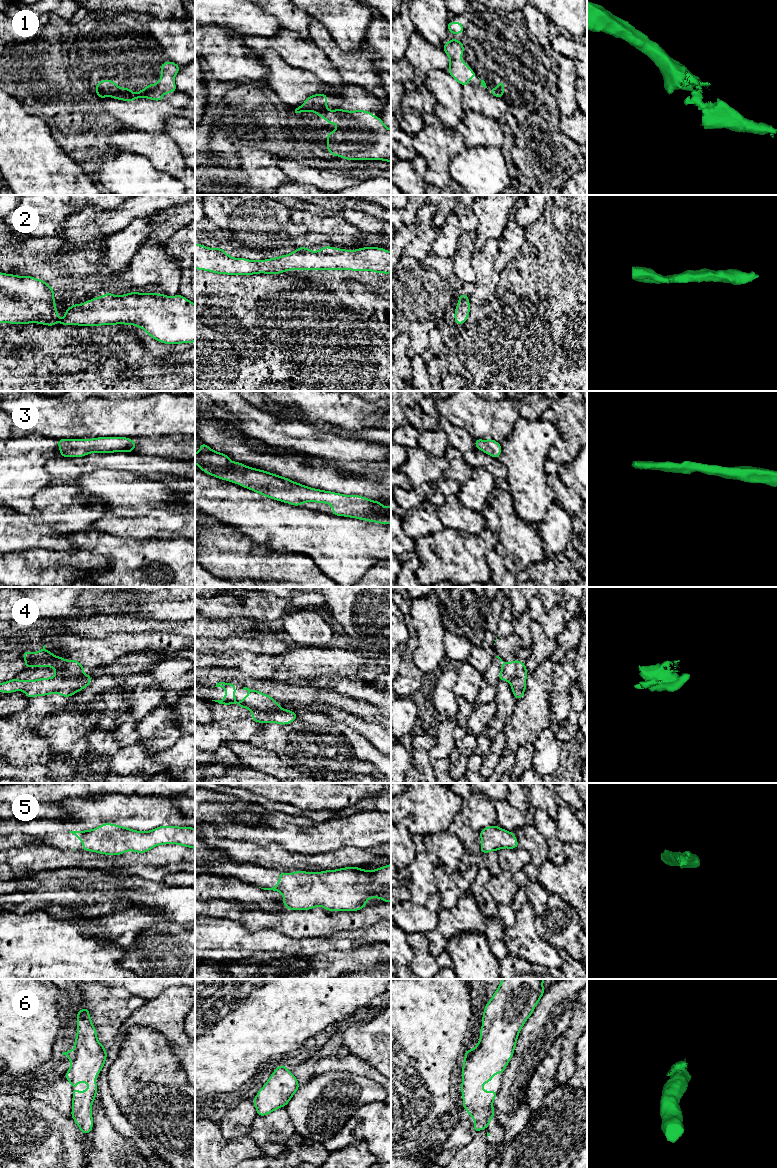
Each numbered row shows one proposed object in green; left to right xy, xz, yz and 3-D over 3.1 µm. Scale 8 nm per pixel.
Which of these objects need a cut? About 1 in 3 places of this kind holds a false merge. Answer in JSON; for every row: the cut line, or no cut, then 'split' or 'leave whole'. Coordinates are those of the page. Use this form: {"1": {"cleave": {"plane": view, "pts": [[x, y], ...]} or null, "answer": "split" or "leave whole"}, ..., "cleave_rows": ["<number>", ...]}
{"1": {"cleave": null, "answer": "leave whole"}, "2": {"cleave": null, "answer": "leave whole"}, "3": {"cleave": null, "answer": "leave whole"}, "4": {"cleave": {"plane": "xy", "pts": [[47, 663], [62, 663], [65, 675], [82, 674]]}, "answer": "split"}, "5": {"cleave": null, "answer": "leave whole"}, "6": {"cleave": null, "answer": "leave whole"}, "cleave_rows": ["4"]}

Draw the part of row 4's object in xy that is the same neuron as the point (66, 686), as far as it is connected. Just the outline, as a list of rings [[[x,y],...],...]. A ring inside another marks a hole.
[[[54,660],[48,663],[49,667],[55,668],[55,676],[52,678],[41,678],[37,680],[17,680],[16,678],[0,683],[0,692],[11,693],[18,690],[23,691],[28,698],[38,695],[46,696],[52,693],[59,693],[63,697],[70,697],[78,691],[90,686],[93,676],[65,676],[62,673],[63,663],[56,663]]]

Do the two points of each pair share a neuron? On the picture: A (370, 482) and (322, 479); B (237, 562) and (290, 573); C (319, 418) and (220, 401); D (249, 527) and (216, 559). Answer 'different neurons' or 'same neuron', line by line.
A: same neuron
B: same neuron
C: different neurons
D: different neurons

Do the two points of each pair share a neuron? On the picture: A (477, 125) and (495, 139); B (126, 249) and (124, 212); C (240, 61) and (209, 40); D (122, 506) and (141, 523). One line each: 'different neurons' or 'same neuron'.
A: same neuron
B: different neurons
C: same neuron
D: different neurons

